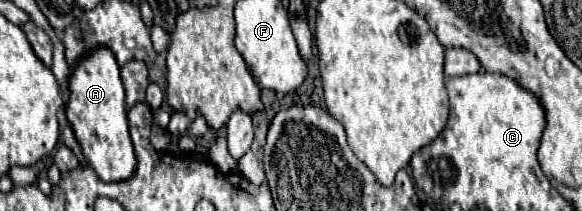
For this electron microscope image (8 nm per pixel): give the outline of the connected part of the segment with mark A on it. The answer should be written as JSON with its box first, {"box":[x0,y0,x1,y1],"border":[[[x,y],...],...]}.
{"box":[65,51,137,183],"border":[[[93,51],[89,59],[77,63],[77,67],[71,71],[69,101],[65,113],[85,159],[101,181],[119,183],[133,177],[137,157],[129,135],[125,89],[121,83],[119,65],[113,55],[109,55],[109,51]]]}

